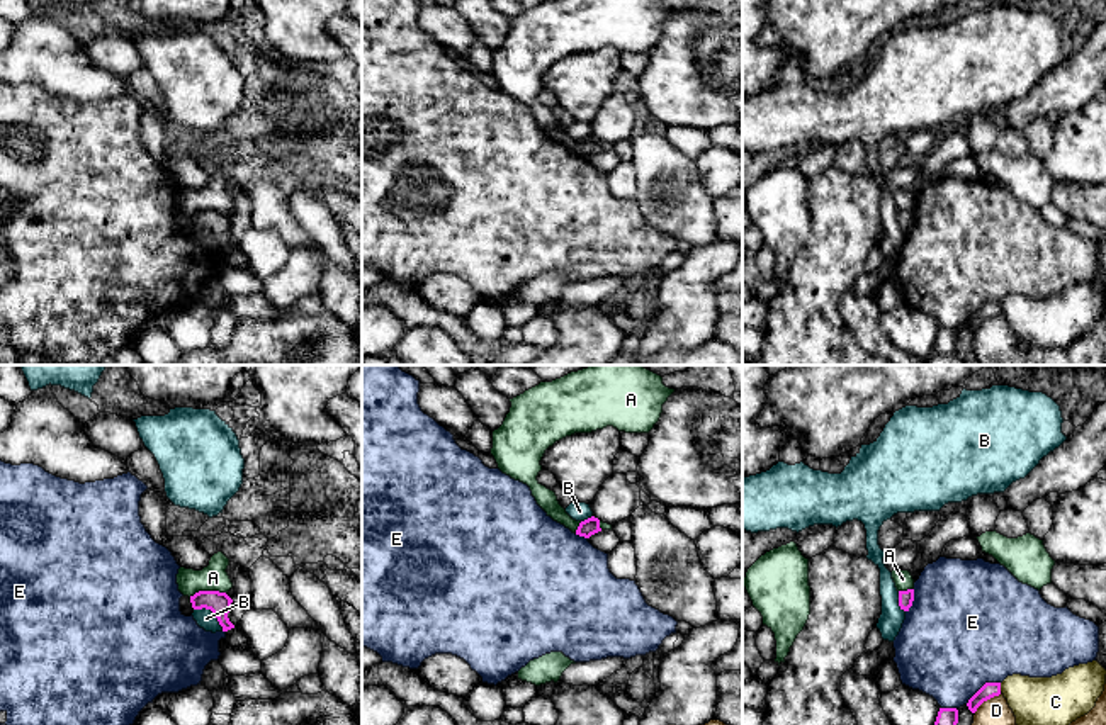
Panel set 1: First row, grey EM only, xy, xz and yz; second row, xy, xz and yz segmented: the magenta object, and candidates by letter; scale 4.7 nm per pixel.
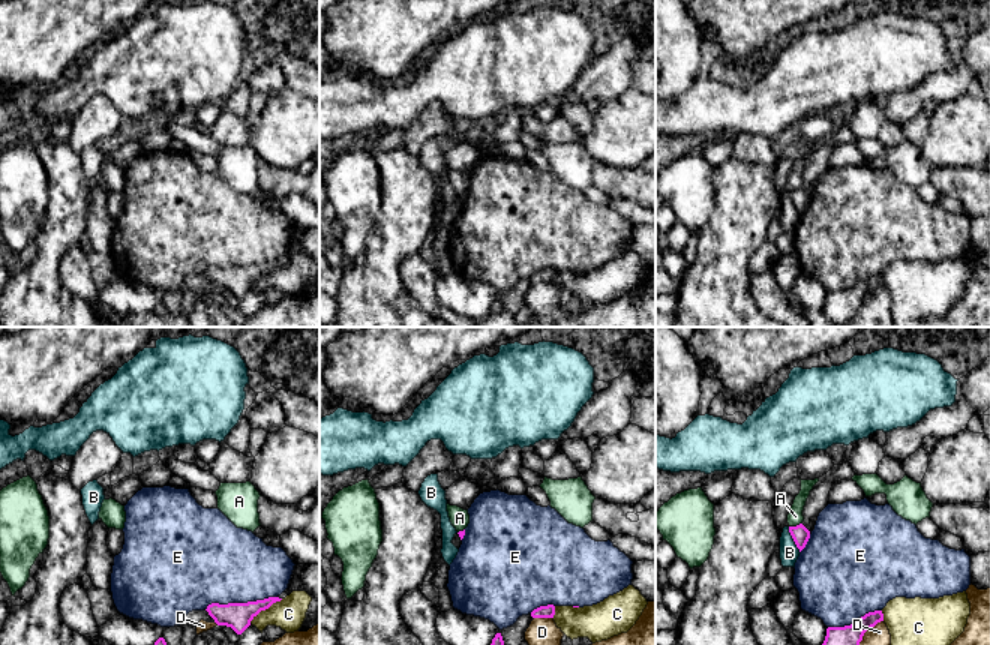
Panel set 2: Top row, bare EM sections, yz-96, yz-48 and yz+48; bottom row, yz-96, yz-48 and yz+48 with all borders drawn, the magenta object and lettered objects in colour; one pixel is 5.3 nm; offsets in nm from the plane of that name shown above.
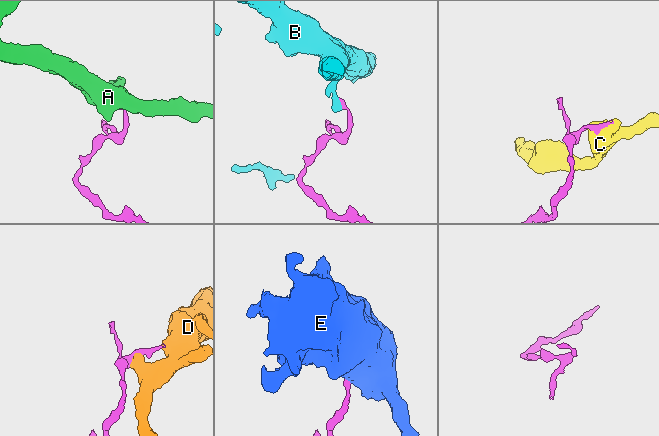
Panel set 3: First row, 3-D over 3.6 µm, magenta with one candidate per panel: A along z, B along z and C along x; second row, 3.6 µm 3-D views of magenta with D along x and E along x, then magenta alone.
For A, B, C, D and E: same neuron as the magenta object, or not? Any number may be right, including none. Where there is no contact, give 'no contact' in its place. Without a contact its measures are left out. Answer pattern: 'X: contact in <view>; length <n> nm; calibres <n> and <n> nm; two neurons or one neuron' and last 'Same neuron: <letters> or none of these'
A: contact in xy; length 180 nm; calibres 110 and 130 nm; two neurons
B: contact in xy; length 180 nm; calibres 110 and 90 nm; two neurons
C: contact in yz; length 50 nm; calibres 80 and 240 nm; two neurons
D: contact in yz; length 160 nm; calibres 80 and 240 nm; two neurons
E: contact in yz; length 200 nm; calibres 80 and 480 nm; two neurons
Same neuron: none of these

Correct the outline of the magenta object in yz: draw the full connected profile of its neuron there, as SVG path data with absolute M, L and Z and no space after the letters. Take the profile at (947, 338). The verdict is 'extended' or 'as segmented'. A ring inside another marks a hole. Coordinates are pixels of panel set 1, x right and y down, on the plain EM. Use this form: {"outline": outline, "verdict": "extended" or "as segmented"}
{"outline": "M940 328L934 353L950 355L956 351L958 329L956 328Z", "verdict": "as segmented"}

